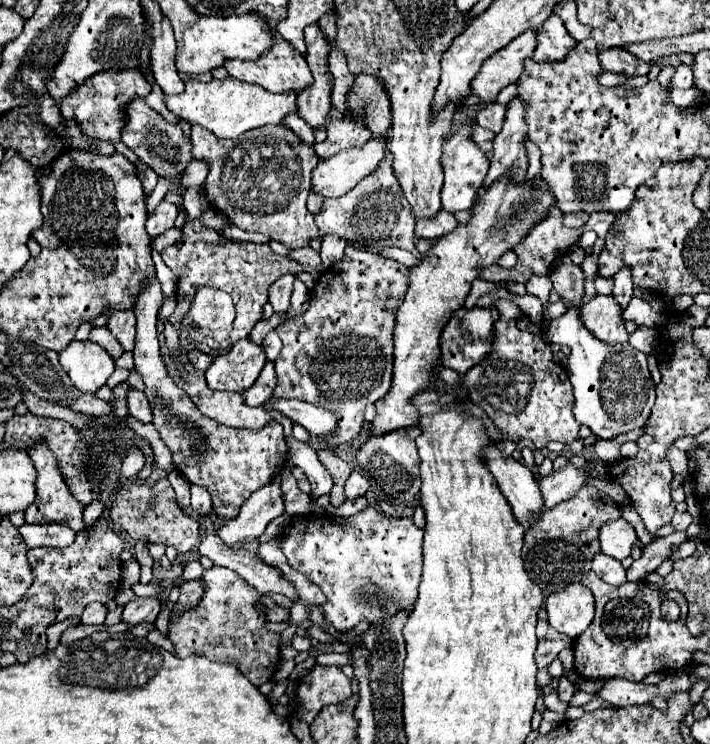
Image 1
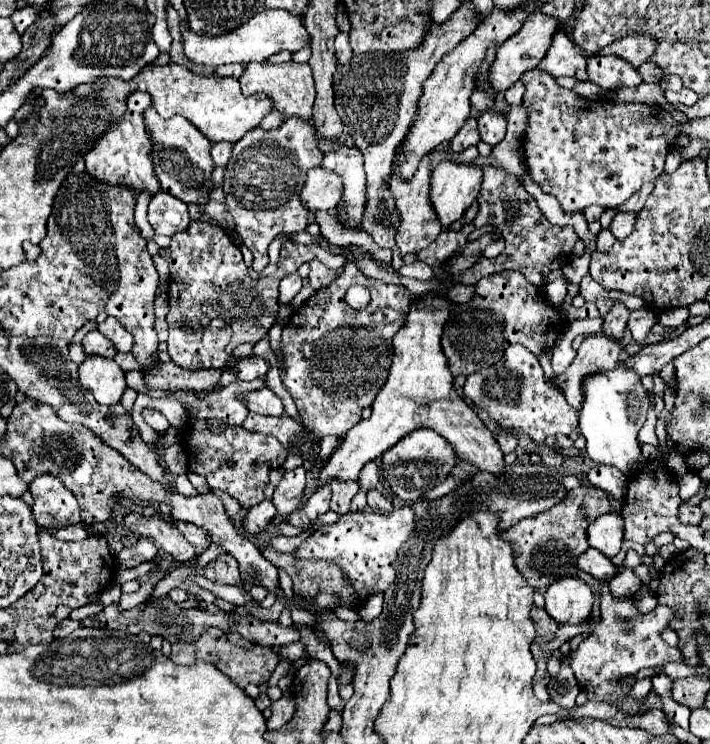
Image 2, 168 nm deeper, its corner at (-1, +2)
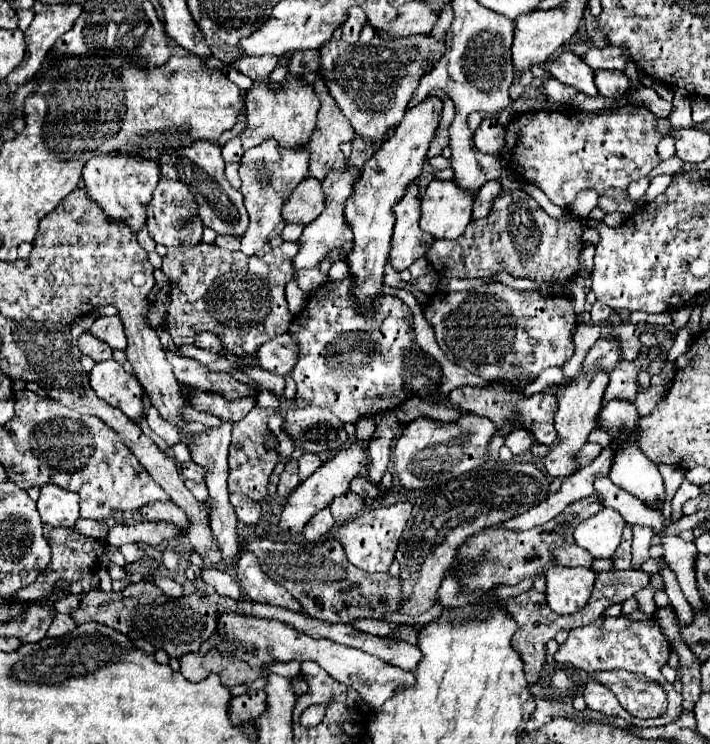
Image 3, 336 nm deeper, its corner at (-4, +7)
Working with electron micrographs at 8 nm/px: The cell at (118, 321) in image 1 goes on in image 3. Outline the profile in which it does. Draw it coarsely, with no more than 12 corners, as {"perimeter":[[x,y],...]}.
{"perimeter":[[119,315],[97,319],[89,333],[107,341],[111,349],[125,349]]}

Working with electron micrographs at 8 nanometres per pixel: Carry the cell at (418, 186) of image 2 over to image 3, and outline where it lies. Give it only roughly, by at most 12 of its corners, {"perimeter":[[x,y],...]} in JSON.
{"perimeter":[[411,183],[393,207],[389,259],[397,271],[435,241],[419,229],[421,187]]}

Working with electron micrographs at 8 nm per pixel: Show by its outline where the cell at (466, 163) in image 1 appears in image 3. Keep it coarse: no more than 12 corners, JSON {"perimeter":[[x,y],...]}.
{"perimeter":[[433,179],[421,197],[421,229],[457,239],[471,221],[471,193]]}

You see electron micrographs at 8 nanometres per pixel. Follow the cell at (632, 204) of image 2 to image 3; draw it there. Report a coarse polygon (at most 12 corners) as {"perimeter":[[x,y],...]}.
{"perimeter":[[679,157],[661,161],[649,173],[649,179],[659,173],[677,173],[683,167],[683,159]]}

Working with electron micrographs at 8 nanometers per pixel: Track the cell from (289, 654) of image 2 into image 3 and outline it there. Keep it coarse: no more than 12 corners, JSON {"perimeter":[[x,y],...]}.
{"perimeter":[[219,615],[225,641],[253,667],[315,661],[379,709],[411,673],[275,619]]}

